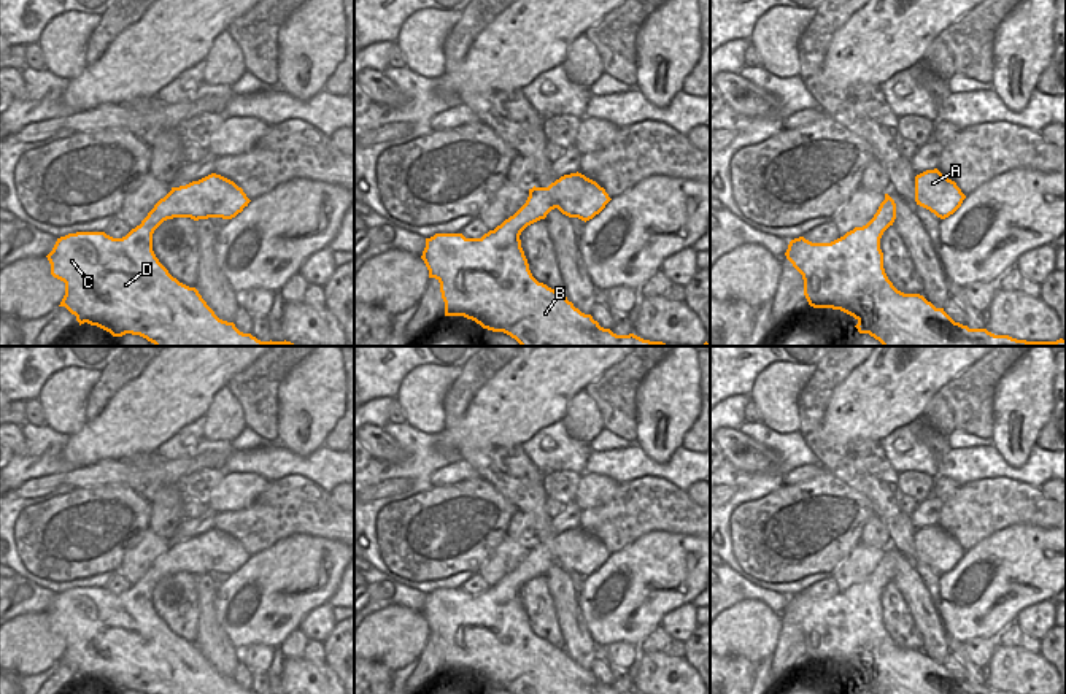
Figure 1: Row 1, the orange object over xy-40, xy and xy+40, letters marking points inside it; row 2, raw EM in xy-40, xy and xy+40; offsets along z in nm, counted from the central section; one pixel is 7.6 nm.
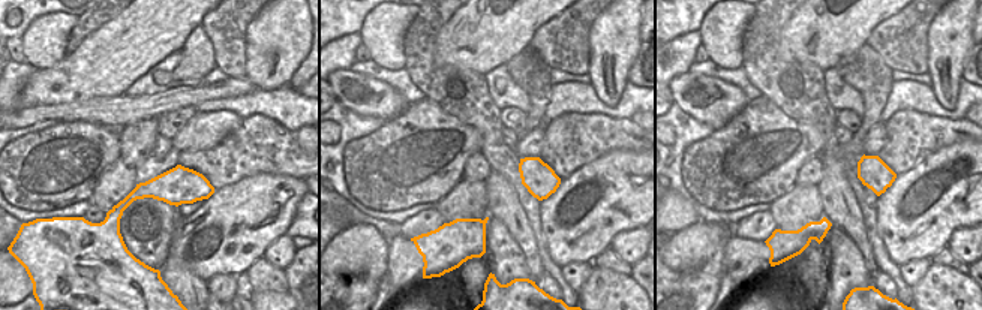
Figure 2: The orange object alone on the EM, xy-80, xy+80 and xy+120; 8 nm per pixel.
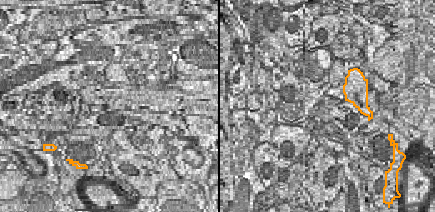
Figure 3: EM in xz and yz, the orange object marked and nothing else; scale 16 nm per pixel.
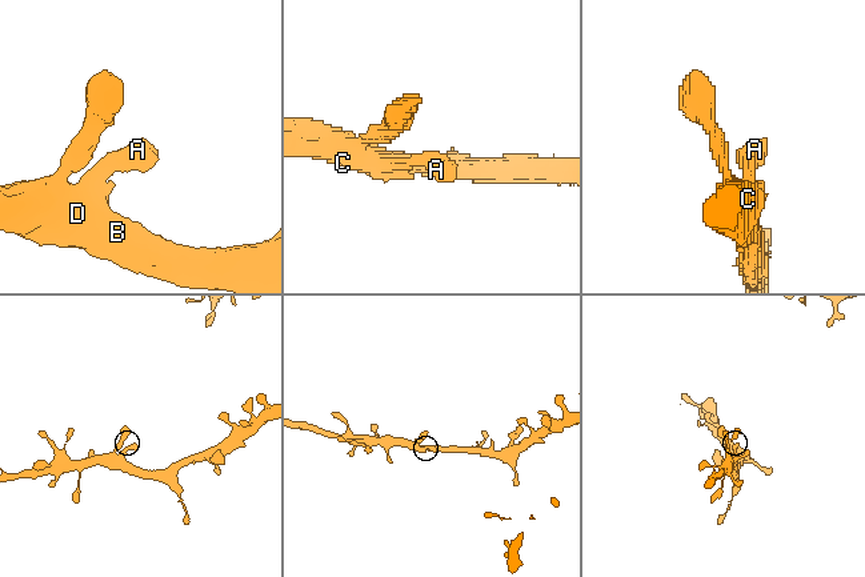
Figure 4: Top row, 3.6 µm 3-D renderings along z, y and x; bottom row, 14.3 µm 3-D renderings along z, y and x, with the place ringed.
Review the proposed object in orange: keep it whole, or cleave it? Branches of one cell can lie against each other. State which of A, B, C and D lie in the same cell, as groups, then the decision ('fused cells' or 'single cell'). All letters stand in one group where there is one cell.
A B C D | single cell

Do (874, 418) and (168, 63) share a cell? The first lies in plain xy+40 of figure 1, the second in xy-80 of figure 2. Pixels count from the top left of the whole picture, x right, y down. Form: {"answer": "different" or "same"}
{"answer": "different"}

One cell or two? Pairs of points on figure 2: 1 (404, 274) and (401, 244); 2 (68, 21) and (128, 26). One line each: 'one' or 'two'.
1: one
2: two

